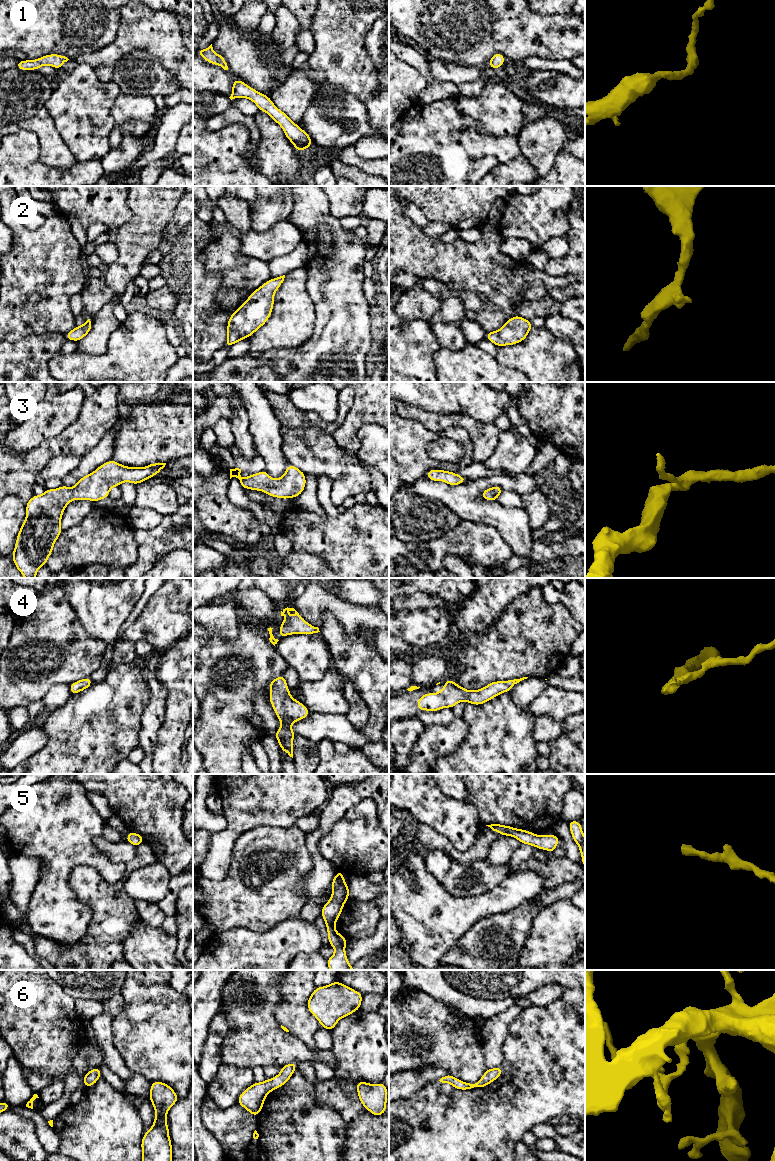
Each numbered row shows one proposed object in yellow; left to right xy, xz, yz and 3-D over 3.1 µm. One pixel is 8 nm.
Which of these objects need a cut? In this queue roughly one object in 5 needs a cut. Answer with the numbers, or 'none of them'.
none of them

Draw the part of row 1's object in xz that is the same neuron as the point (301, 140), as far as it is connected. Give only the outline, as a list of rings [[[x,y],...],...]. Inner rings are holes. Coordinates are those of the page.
[[[235,79],[232,85],[231,100],[235,98],[247,98],[253,101],[259,110],[267,113],[284,130],[286,138],[293,143],[298,152],[308,149],[312,140],[307,132],[302,130],[298,124],[290,120],[288,115],[278,109],[270,97],[259,93],[243,81]]]

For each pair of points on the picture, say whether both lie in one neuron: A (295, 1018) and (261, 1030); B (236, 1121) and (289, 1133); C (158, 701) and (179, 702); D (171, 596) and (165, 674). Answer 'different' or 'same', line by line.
A: different
B: different
C: different
D: different

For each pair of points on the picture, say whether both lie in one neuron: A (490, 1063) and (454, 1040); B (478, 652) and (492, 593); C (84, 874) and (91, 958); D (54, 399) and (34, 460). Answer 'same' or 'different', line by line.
A: different
B: different
C: same
D: different

